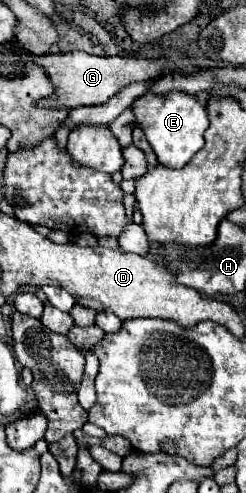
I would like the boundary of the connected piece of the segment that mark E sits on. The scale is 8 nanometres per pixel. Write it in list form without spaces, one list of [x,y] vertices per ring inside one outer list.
[[[171,90],[165,96],[147,92],[133,102],[133,114],[143,128],[147,142],[155,150],[159,164],[167,168],[183,168],[187,162],[191,162],[199,148],[203,148],[203,134],[209,126],[209,120],[205,104],[193,94],[181,90]]]

